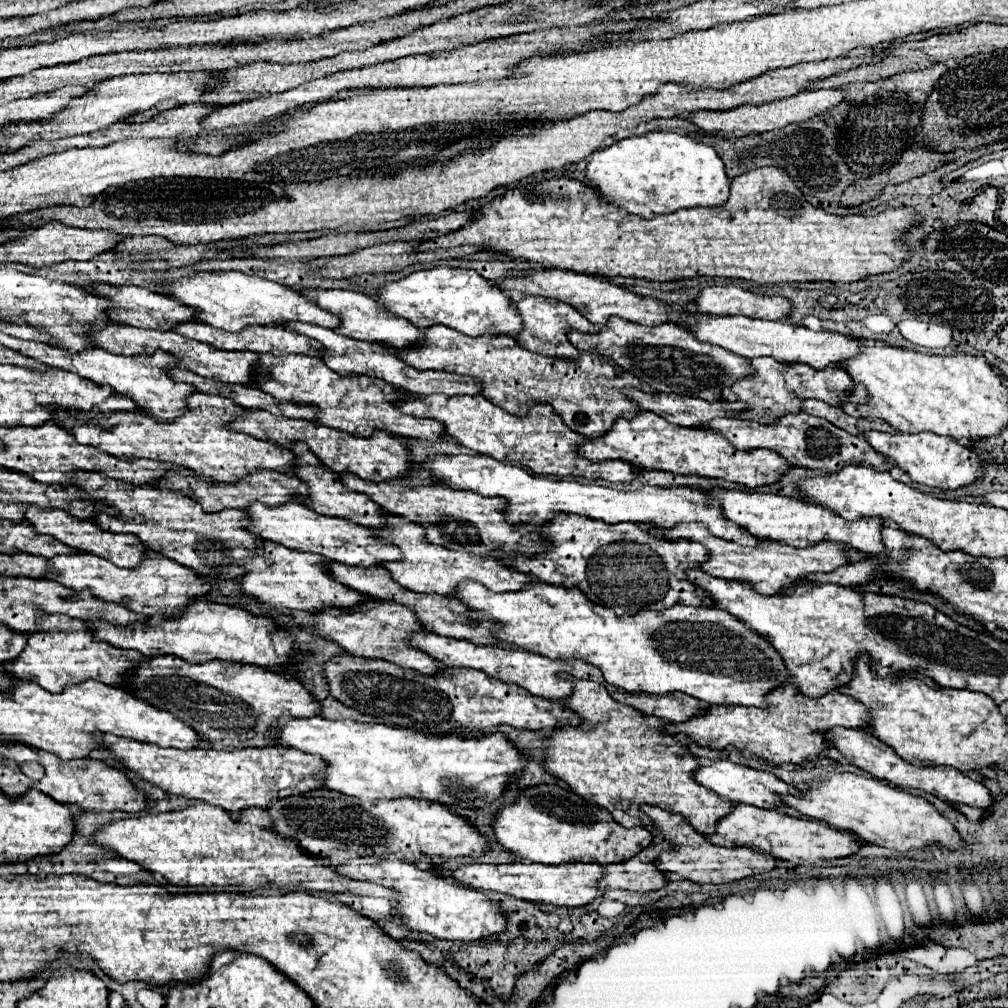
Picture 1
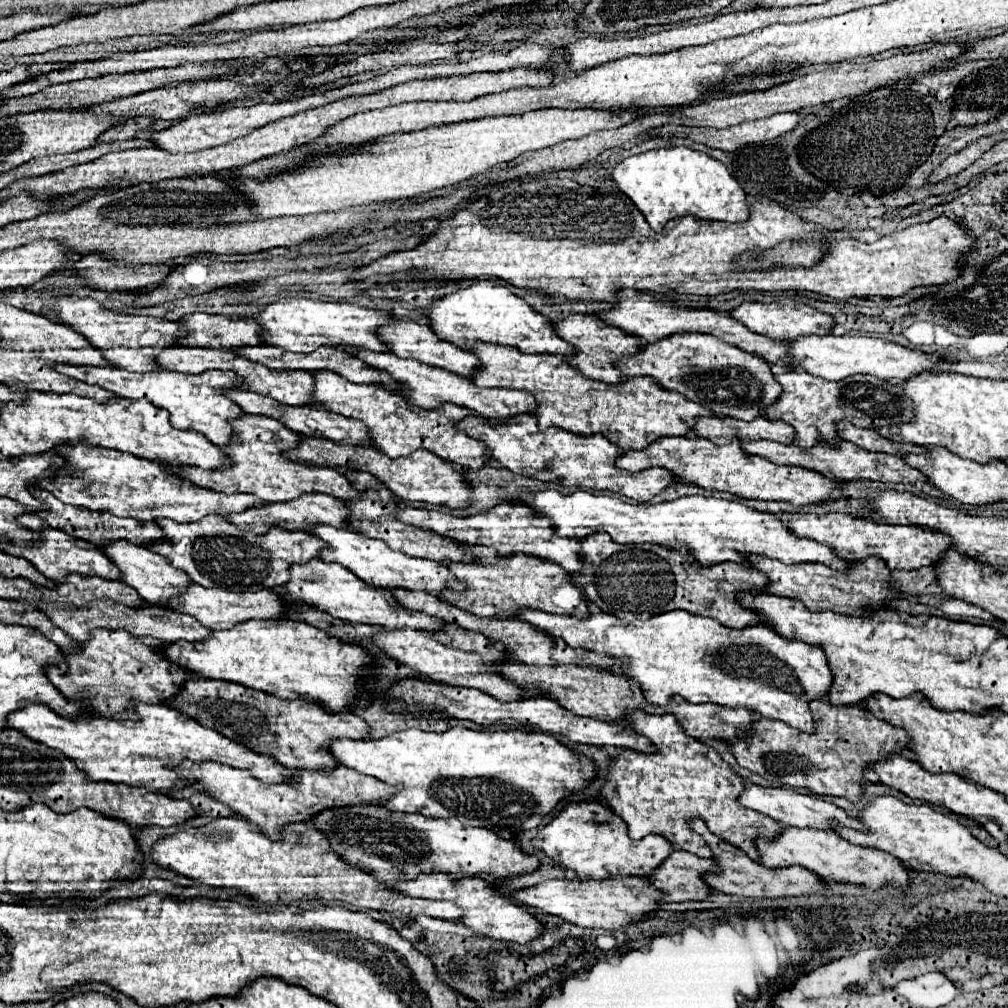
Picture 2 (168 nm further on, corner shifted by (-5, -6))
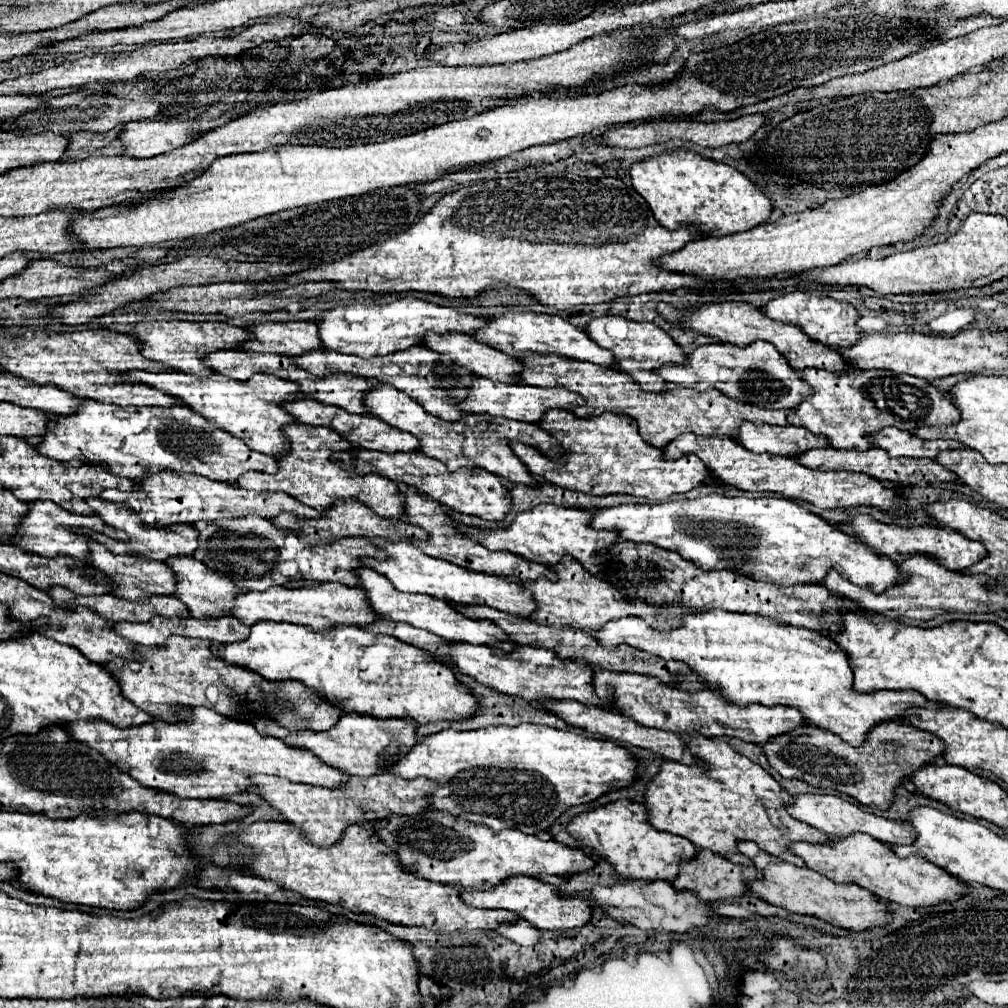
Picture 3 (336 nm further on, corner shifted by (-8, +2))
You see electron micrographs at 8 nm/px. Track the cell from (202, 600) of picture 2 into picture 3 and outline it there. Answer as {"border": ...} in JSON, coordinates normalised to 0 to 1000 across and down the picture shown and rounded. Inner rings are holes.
{"border":[[[315,579],[298,585],[286,585],[280,581],[270,581],[262,587],[242,587],[232,595],[232,613],[238,613],[244,621],[250,621],[258,615],[274,615],[274,617],[288,617],[310,621],[312,625],[323,625],[331,621],[357,621],[363,623],[371,615],[375,615],[375,607],[369,605],[361,585],[333,581],[333,579]]]}

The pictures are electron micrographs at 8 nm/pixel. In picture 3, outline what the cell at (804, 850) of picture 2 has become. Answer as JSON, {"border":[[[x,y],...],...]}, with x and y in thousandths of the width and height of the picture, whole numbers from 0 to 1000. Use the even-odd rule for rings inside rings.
{"border":[[[859,827],[827,831],[825,837],[792,835],[792,837],[786,837],[784,843],[792,847],[800,855],[800,859],[806,861],[808,865],[817,867],[819,871],[827,875],[851,877],[853,881],[863,883],[865,887],[877,891],[879,895],[889,895],[895,899],[919,901],[919,899],[929,899],[937,895],[946,895],[960,887],[958,877],[946,871],[944,867],[940,867],[938,863],[909,849],[891,851],[883,839]]]}

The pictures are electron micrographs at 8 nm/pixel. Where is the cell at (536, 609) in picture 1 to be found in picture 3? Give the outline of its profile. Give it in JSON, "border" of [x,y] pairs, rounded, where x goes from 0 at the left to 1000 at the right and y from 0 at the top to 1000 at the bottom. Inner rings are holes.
{"border":[[[702,605],[696,609],[687,609],[679,613],[679,621],[665,625],[663,629],[655,629],[653,625],[647,625],[641,621],[637,613],[615,613],[603,617],[599,625],[593,625],[587,629],[593,633],[597,641],[611,641],[611,639],[623,639],[627,643],[639,645],[643,649],[655,651],[655,653],[669,653],[677,655],[694,673],[712,679],[714,687],[722,696],[730,696],[734,700],[740,700],[742,696],[752,696],[758,700],[784,700],[798,708],[798,712],[804,718],[810,718],[815,724],[829,726],[845,740],[855,740],[863,728],[863,724],[869,718],[893,714],[897,708],[897,702],[915,700],[915,702],[931,702],[935,698],[927,698],[919,694],[913,687],[883,687],[883,688],[855,688],[845,683],[847,669],[841,657],[841,649],[829,641],[829,637],[813,627],[802,625],[802,623],[790,623],[780,617],[772,617],[766,613],[756,613],[748,609],[732,609],[732,607],[720,607],[720,605]]]}

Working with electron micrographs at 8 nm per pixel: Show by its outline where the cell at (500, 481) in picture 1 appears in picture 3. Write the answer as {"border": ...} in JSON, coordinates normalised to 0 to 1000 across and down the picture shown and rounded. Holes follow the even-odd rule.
{"border":[[[704,490],[690,496],[667,496],[659,500],[617,500],[609,504],[589,506],[589,524],[611,526],[617,536],[645,538],[659,546],[673,548],[681,556],[688,558],[696,565],[726,565],[730,569],[742,571],[746,575],[758,575],[772,581],[788,579],[812,579],[819,573],[821,565],[829,565],[833,571],[849,581],[865,583],[865,587],[875,589],[879,583],[895,577],[895,569],[889,558],[863,546],[851,534],[837,530],[827,520],[806,510],[804,506],[792,502],[780,494],[720,494]]]}

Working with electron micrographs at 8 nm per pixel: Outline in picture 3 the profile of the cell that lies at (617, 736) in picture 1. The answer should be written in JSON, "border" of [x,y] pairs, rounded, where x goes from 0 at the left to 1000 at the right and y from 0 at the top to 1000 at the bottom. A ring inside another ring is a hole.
{"border":[[[685,728],[681,730],[681,736],[687,748],[702,760],[677,760],[667,754],[657,756],[653,770],[645,776],[645,784],[641,786],[643,812],[649,821],[679,829],[688,835],[688,839],[702,841],[736,859],[746,859],[746,853],[732,843],[730,837],[734,833],[750,835],[754,843],[790,859],[800,857],[782,841],[786,835],[823,837],[823,829],[782,808],[780,800],[786,796],[786,790],[756,760],[710,732],[704,734],[694,728]]]}

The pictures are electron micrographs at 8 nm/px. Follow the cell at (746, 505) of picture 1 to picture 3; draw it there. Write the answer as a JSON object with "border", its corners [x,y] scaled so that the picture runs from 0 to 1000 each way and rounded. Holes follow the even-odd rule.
{"border":[[[847,512],[845,520],[835,522],[841,530],[853,534],[861,544],[879,550],[881,554],[885,554],[887,558],[897,558],[899,552],[907,552],[907,550],[917,550],[921,554],[927,554],[931,558],[937,558],[937,562],[940,565],[958,565],[960,562],[968,560],[970,556],[974,556],[978,552],[978,544],[972,538],[966,538],[962,534],[958,534],[956,530],[942,526],[942,524],[935,524],[935,522],[889,522],[889,520],[873,520],[869,516],[865,516],[863,512]]]}

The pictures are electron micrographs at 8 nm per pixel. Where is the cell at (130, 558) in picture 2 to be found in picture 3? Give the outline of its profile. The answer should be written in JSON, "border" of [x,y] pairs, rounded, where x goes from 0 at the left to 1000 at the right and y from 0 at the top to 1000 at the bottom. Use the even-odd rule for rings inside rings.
{"border":[[[169,554],[165,560],[175,567],[175,573],[177,573],[175,593],[179,593],[187,601],[187,605],[192,613],[220,613],[220,611],[226,611],[226,607],[230,605],[230,595],[236,589],[242,587],[228,573],[222,573],[222,571],[214,569],[212,565],[208,565],[206,562],[202,562],[194,554]]]}

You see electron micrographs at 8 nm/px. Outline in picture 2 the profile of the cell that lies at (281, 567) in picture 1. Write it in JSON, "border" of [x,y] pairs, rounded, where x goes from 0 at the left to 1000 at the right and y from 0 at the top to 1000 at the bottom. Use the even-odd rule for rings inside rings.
{"border":[[[307,556],[303,560],[289,560],[287,562],[287,577],[283,579],[285,591],[295,599],[305,599],[314,603],[330,613],[344,615],[344,617],[360,617],[360,619],[374,619],[380,623],[410,623],[410,625],[436,625],[439,621],[438,615],[424,611],[420,607],[410,607],[400,603],[386,585],[362,581],[352,569],[342,565],[336,560],[324,560],[318,556]]]}

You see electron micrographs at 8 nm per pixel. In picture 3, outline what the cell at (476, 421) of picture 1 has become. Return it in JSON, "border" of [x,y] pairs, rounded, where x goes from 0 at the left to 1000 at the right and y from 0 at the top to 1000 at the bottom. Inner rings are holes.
{"border":[[[548,407],[548,409],[544,409],[544,415],[540,417],[540,427],[548,429],[548,433],[556,438],[556,442],[560,442],[563,446],[560,450],[560,456],[562,456],[560,460],[542,454],[540,450],[536,450],[528,442],[508,440],[508,446],[516,452],[516,456],[520,456],[520,460],[524,462],[524,466],[530,472],[536,472],[536,474],[540,474],[546,480],[552,480],[556,484],[573,486],[573,488],[579,488],[585,492],[625,490],[625,492],[635,492],[635,494],[643,494],[643,496],[661,496],[667,490],[679,490],[679,488],[685,488],[685,486],[696,482],[700,478],[700,474],[704,472],[698,458],[694,458],[694,454],[690,454],[690,452],[677,452],[673,456],[659,456],[659,446],[649,444],[643,438],[639,438],[637,433],[633,431],[631,417],[625,413],[619,413],[619,411],[599,409],[593,415],[573,417],[571,413],[567,413],[562,407]]]}

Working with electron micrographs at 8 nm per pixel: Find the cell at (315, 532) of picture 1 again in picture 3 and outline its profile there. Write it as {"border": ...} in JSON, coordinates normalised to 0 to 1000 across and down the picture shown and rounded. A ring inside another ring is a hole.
{"border":[[[373,534],[371,542],[379,544],[385,550],[383,558],[375,558],[371,554],[365,554],[361,558],[365,563],[381,569],[395,585],[399,587],[411,587],[411,589],[425,589],[429,593],[437,593],[448,599],[458,601],[486,601],[496,607],[512,609],[516,613],[524,613],[532,605],[532,595],[528,587],[524,587],[520,581],[506,577],[504,573],[496,571],[484,571],[484,569],[468,569],[466,565],[460,565],[456,562],[448,562],[446,558],[427,554],[409,538],[381,538],[381,534]]]}

